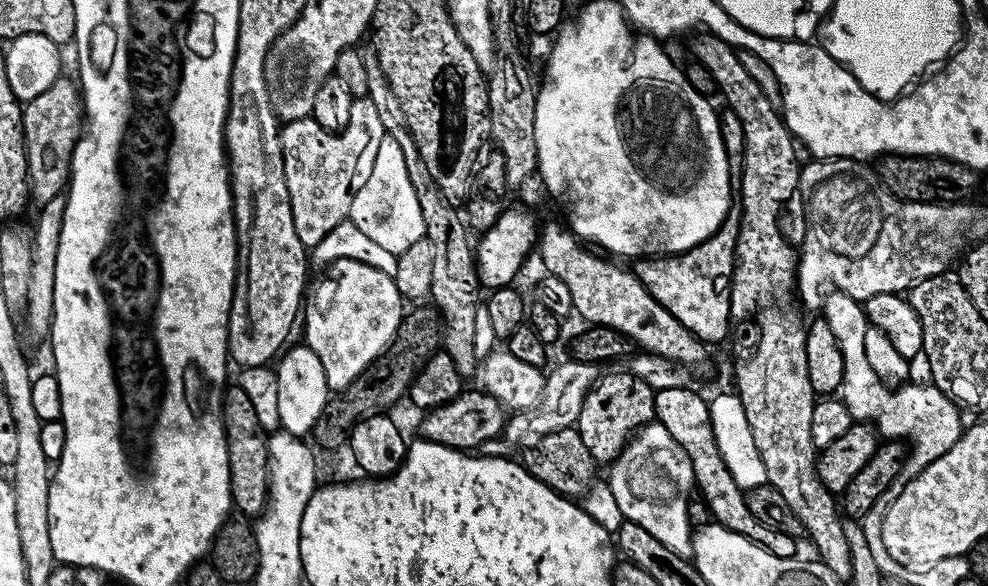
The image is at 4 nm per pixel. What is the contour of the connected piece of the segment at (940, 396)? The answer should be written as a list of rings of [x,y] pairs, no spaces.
[[[844,304],[827,305],[828,316],[826,322],[831,326],[832,332],[840,342],[840,353],[844,359],[844,382],[842,385],[842,401],[848,408],[853,421],[873,422],[877,429],[886,428],[887,437],[904,438],[900,436],[913,436],[914,439],[924,442],[928,438],[928,432],[940,432],[948,428],[952,420],[947,412],[954,407],[951,396],[940,391],[935,386],[919,388],[913,382],[905,383],[897,392],[891,392],[889,385],[881,380],[878,374],[874,374],[872,365],[866,358],[866,346],[864,345],[864,333],[860,328],[848,324],[848,308]]]

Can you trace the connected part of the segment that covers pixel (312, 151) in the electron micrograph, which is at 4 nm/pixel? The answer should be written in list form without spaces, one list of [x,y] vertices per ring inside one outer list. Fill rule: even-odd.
[[[371,98],[363,99],[352,100],[348,124],[334,132],[327,132],[325,125],[315,118],[290,121],[280,128],[286,190],[290,194],[294,228],[305,249],[312,250],[327,238],[328,232],[349,219],[358,190],[370,178],[378,146],[386,139],[374,102]]]

